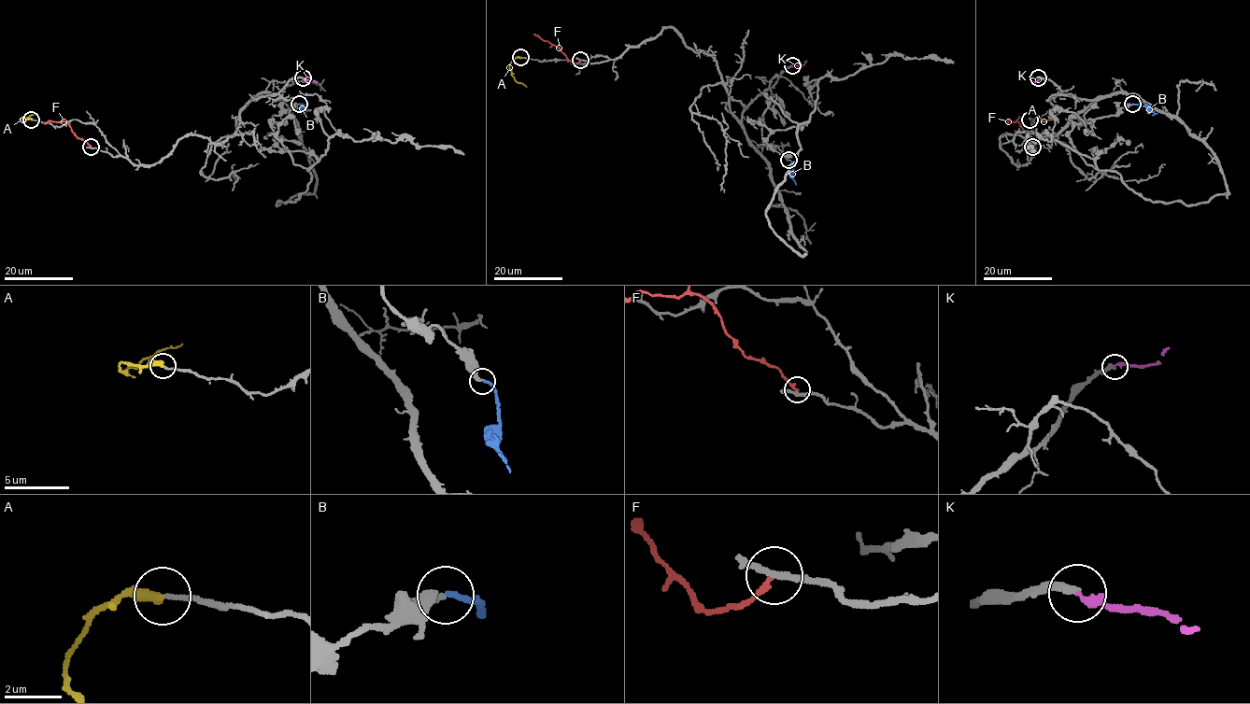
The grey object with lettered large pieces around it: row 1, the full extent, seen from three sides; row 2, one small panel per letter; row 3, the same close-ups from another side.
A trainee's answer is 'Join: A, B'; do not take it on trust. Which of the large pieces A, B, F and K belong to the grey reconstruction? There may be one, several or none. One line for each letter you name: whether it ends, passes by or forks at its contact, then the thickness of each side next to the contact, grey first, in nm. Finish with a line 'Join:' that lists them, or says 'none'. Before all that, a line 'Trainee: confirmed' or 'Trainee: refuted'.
Trainee: confirmed
A: it ends there; 150 nm thick on the grey side, 380 nm on the other
B: it ends there; 320 nm thick on the grey side, 200 nm on the other
Join: A, B

